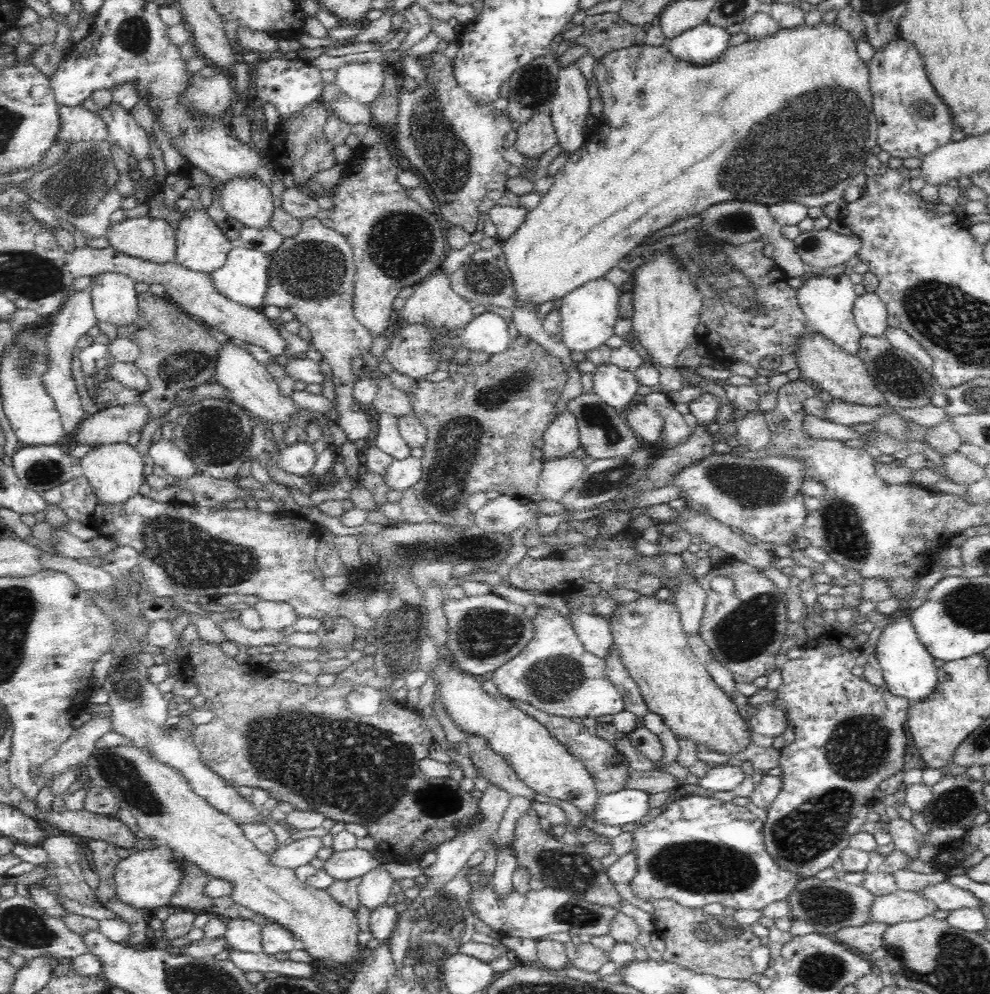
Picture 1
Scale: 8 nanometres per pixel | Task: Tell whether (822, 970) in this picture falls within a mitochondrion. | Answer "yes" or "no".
yes

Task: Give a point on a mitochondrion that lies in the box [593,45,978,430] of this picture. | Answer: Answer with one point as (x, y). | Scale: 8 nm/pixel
(802, 149)

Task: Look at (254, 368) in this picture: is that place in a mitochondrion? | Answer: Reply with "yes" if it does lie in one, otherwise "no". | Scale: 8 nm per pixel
no

